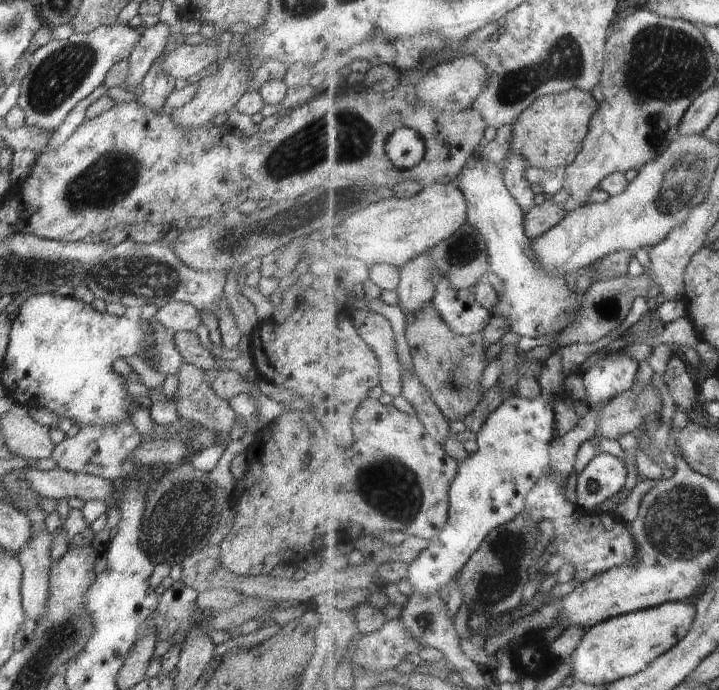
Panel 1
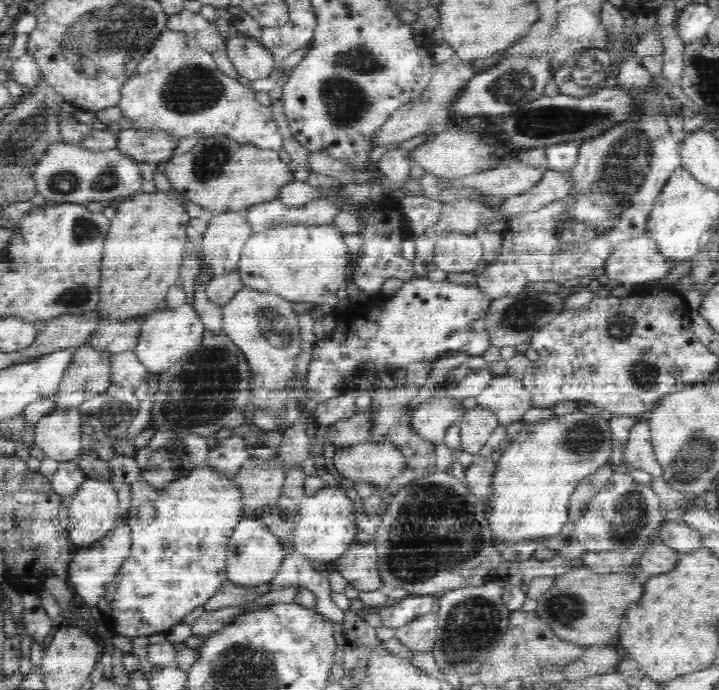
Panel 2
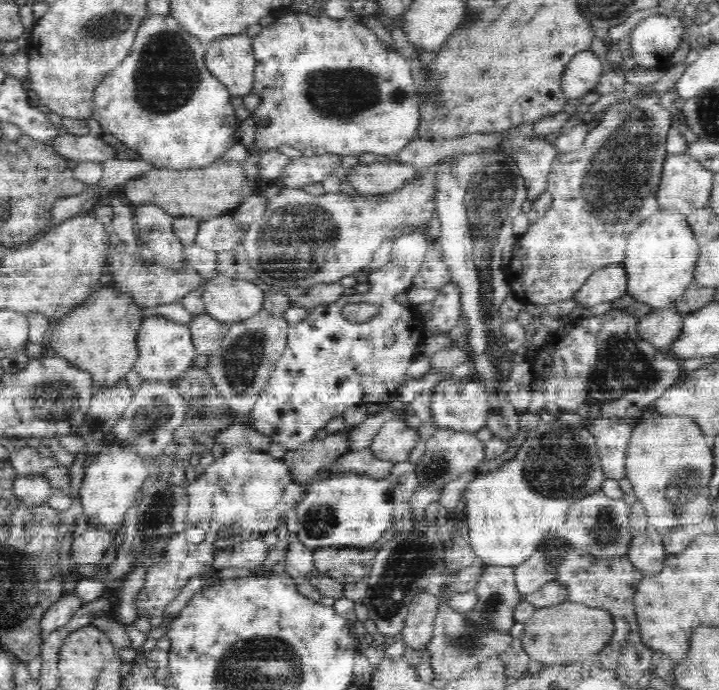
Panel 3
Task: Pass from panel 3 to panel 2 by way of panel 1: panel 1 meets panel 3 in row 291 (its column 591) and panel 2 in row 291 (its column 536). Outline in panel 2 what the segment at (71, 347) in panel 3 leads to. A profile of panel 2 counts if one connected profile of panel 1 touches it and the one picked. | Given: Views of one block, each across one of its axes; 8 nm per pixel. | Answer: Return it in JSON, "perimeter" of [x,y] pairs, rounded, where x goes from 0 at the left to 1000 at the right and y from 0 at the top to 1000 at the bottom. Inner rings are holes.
{"perimeter":[[[238,270],[236,275],[224,278],[200,278],[197,275],[178,281],[163,296],[160,313],[147,341],[143,378],[140,380],[140,439],[138,446],[149,458],[150,465],[175,464],[178,458],[200,455],[217,446],[223,438],[228,441],[234,419],[249,410],[250,386],[259,370],[268,365],[260,341],[260,330],[267,313],[261,310],[260,296],[264,293],[255,278]]]}

